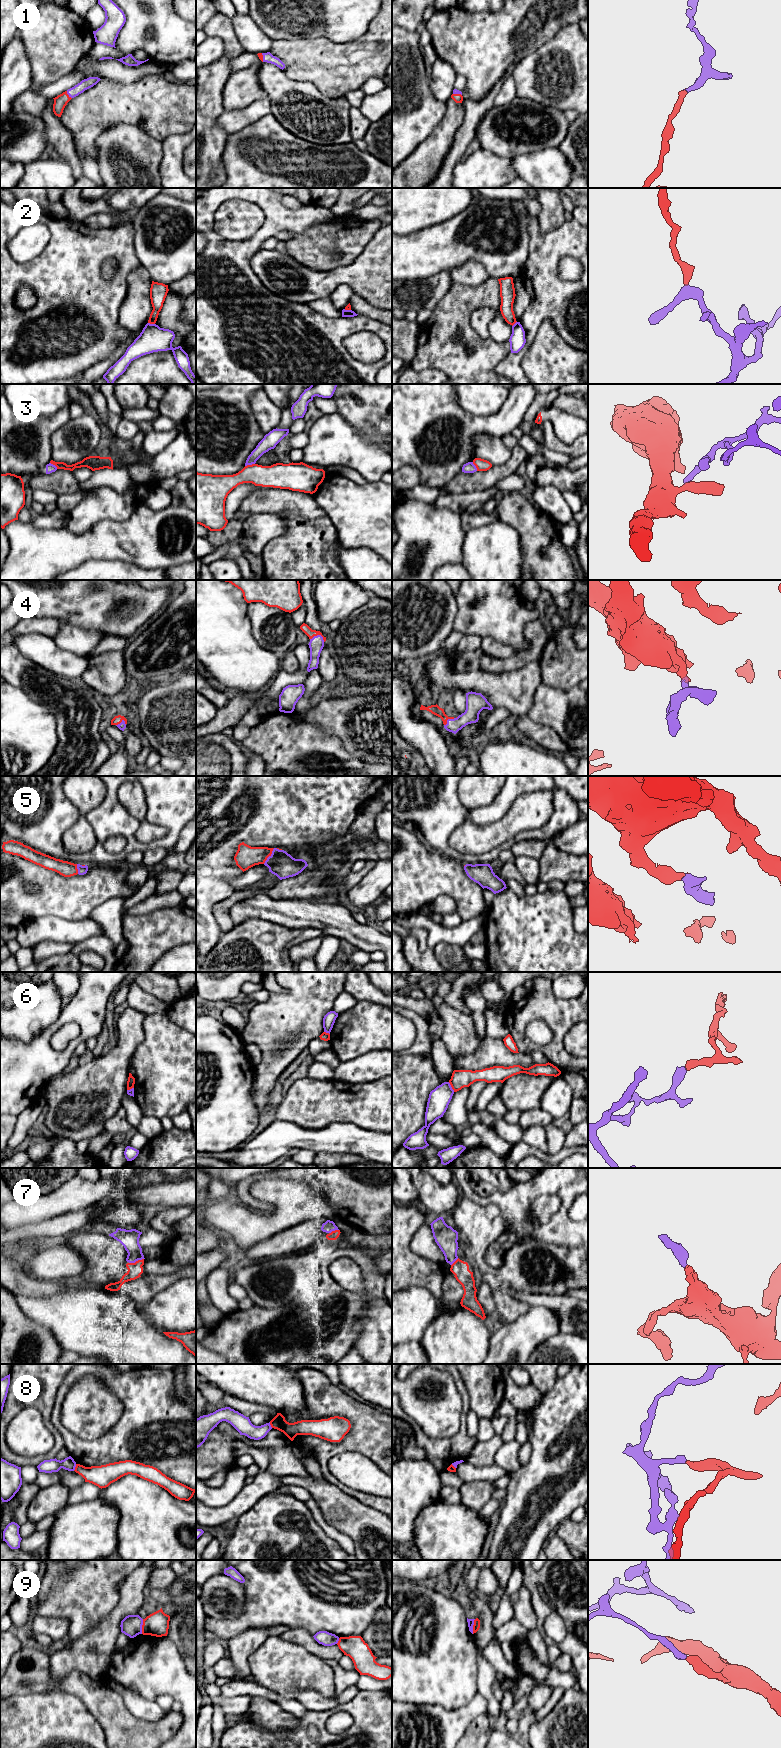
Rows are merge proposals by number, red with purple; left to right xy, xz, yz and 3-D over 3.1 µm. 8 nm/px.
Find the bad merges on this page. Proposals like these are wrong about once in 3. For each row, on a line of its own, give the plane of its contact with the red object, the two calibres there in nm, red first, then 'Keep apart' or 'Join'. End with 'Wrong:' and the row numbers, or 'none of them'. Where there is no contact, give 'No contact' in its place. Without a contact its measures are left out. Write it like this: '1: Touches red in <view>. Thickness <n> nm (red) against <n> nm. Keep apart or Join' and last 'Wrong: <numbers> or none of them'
1: Touches red in xy. Thickness 100 nm (red) against 90 nm. Join
2: Touches red in xy. Thickness 140 nm (red) against 200 nm. Keep apart
3: Touches red in xz. Thickness 200 nm (red) against 120 nm. Keep apart
4: Touches red in xz. Thickness 70 nm (red) against 120 nm. Join
5: Touches red in xz. Thickness 180 nm (red) against 200 nm. Join
6: Touches red in yz. Thickness 140 nm (red) against 170 nm. Keep apart
7: Touches red in xy. Thickness 110 nm (red) against 150 nm. Join
8: Touches red in xy. Thickness 180 nm (red) against 110 nm. Keep apart
9: Touches red in xy. Thickness 190 nm (red) against 170 nm. Keep apart
Wrong: 2, 3, 6, 8, 9

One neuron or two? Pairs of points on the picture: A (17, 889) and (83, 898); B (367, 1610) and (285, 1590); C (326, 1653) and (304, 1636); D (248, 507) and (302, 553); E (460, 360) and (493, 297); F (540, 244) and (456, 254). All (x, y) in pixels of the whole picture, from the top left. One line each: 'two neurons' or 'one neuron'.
A: one neuron
B: one neuron
C: one neuron
D: one neuron
E: one neuron
F: two neurons

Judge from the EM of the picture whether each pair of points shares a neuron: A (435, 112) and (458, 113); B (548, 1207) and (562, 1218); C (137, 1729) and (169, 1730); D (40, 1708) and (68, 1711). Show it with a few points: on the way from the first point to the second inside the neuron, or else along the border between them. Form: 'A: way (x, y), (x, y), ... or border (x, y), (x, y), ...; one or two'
A: border (446, 103), (443, 117), (431, 131); two
B: border (556, 1194), (559, 1208), (546, 1221), (536, 1222); two
C: way (145, 1730), (161, 1730); one
D: way (47, 1711), (61, 1711); one

